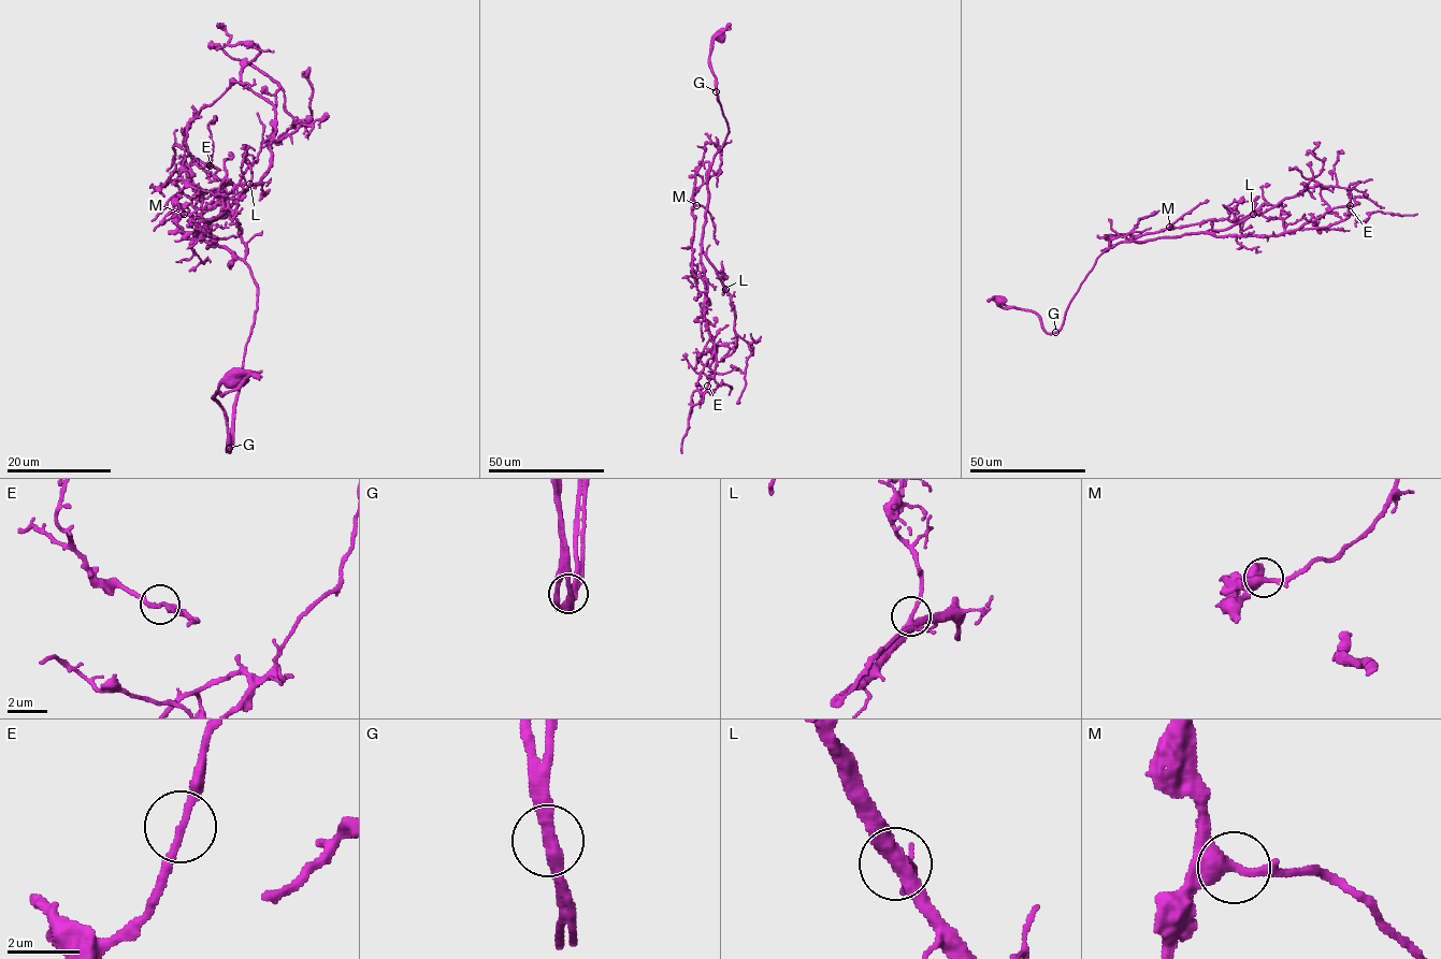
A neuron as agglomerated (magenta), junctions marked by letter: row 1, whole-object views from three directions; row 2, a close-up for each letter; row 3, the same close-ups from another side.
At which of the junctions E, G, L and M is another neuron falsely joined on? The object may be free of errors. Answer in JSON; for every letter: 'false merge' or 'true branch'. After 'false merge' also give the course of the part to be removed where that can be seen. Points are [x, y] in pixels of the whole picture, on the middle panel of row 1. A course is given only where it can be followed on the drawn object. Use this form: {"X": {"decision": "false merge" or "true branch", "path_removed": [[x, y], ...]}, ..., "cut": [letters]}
{"E": {"decision": "true branch"}, "G": {"decision": "false merge", "path_removed": [[717, 91], [708, 57], [712, 40], [730, 23]]}, "L": {"decision": "true branch"}, "M": {"decision": "true branch"}, "cut": ["G"]}

